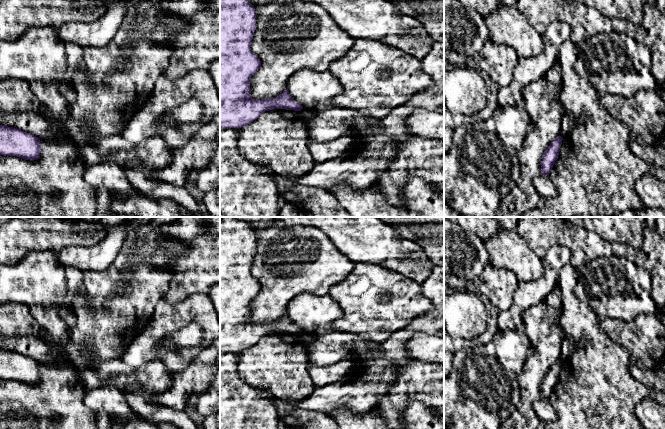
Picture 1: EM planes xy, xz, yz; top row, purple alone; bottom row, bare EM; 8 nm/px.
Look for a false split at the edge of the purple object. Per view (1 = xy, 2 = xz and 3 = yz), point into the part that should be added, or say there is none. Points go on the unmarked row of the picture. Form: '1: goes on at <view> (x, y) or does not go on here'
1: does not go on here
2: does not go on here
3: does not go on here

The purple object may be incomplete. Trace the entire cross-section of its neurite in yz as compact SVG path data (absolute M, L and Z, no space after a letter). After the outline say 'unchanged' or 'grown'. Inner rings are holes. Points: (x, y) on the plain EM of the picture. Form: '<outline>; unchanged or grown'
M558 360L544 375L541 385L541 396L543 399L550 398L555 385L558 383L562 364L563 362L561 360Z; unchanged

